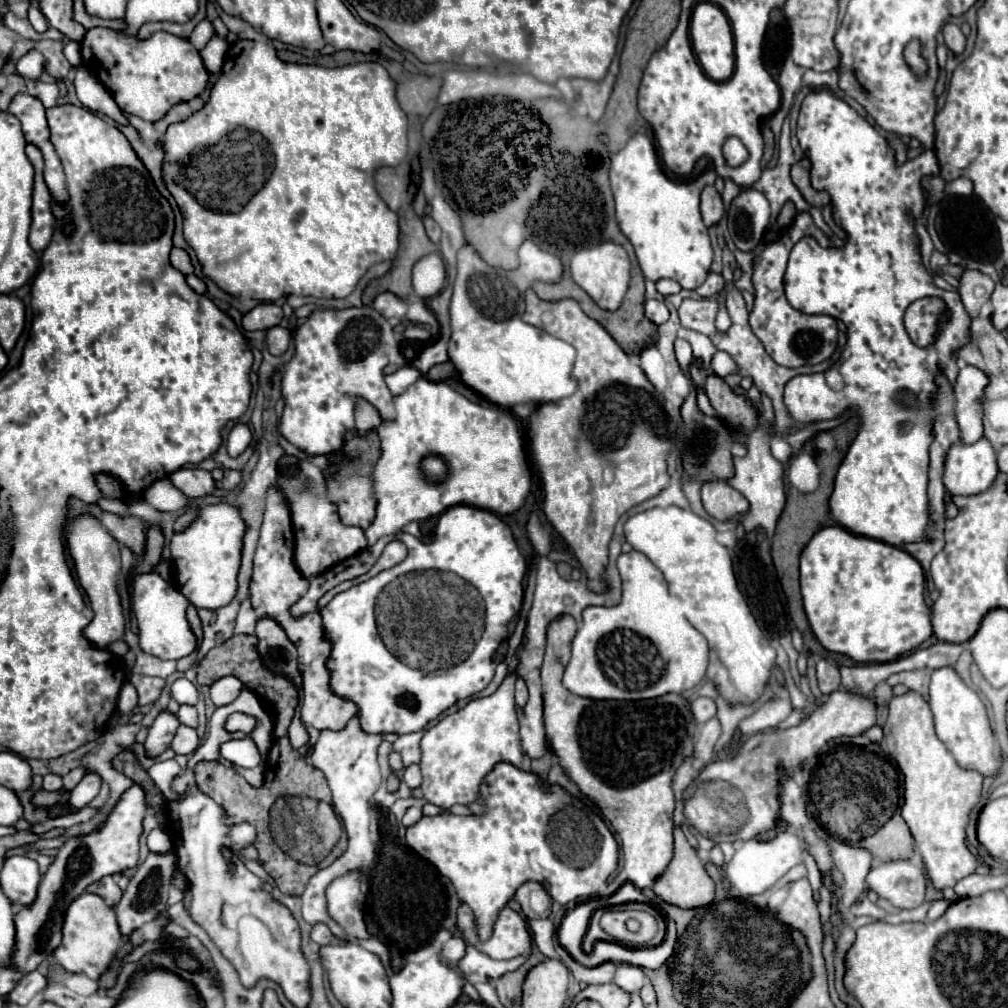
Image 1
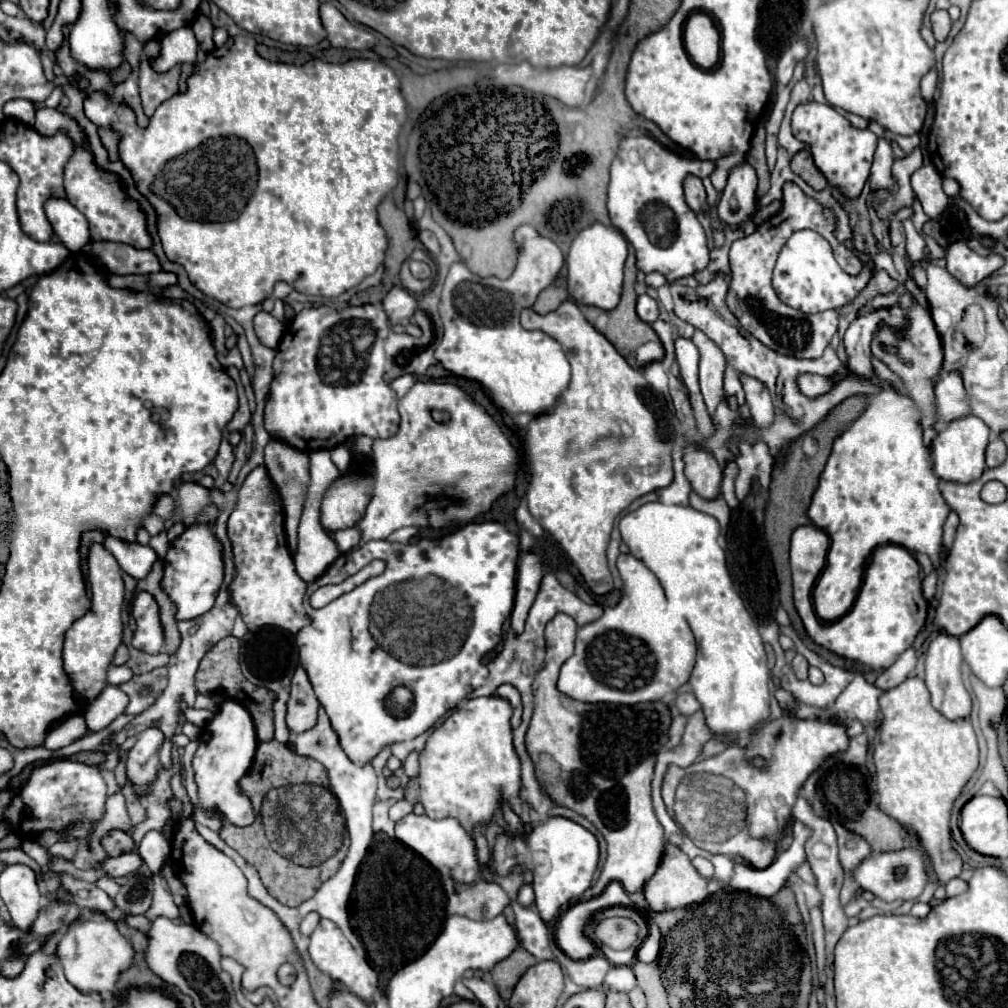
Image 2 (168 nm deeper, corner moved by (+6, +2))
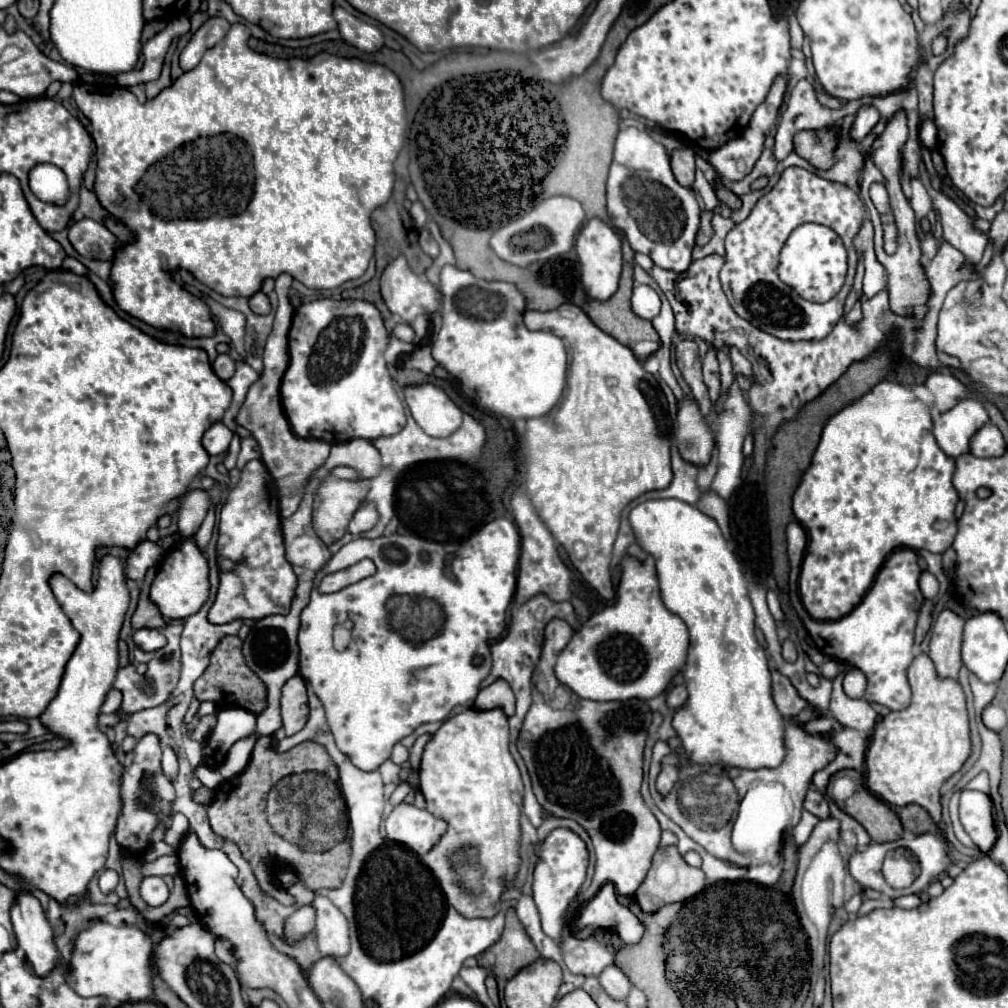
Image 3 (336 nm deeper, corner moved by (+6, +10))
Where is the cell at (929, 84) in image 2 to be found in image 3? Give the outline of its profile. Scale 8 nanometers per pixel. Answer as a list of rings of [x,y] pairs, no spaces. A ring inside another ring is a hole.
[[[925,118],[921,122],[921,128],[919,128],[919,140],[925,148],[935,148],[937,144],[937,130],[935,130],[935,124],[931,118]]]

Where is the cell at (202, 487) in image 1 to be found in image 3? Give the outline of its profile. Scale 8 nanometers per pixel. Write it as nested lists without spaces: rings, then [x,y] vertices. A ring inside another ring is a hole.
[[[189,490],[181,496],[181,506],[179,506],[179,534],[183,538],[193,536],[201,522],[205,520],[207,508],[211,500],[205,490]]]

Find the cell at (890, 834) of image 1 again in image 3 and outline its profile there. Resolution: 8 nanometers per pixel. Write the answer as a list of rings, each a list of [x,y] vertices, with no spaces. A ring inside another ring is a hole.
[[[865,788],[855,790],[855,794],[841,804],[841,810],[853,816],[873,842],[891,842],[903,834],[897,814]]]

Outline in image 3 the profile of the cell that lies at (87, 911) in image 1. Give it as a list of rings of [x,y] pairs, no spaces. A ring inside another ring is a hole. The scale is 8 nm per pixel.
[[[93,922],[79,930],[71,952],[71,968],[65,974],[67,984],[81,996],[105,996],[117,1002],[141,1002],[153,998],[151,988],[151,948],[147,934],[133,926],[111,926],[109,922]]]

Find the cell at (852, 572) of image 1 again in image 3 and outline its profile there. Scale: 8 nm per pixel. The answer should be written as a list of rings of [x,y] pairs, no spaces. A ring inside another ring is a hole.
[[[791,522],[787,526],[787,544],[789,544],[789,560],[791,560],[791,580],[789,580],[789,596],[791,604],[803,620],[809,636],[815,640],[817,648],[837,660],[849,662],[859,668],[869,684],[865,690],[865,700],[887,706],[889,710],[903,710],[909,706],[909,684],[905,678],[905,670],[913,662],[913,632],[917,614],[923,604],[923,594],[919,590],[919,560],[915,550],[897,548],[883,562],[877,572],[873,586],[865,594],[859,606],[855,606],[847,616],[833,622],[817,622],[809,616],[799,600],[797,578],[801,570],[801,562],[807,550],[807,534],[799,522]]]

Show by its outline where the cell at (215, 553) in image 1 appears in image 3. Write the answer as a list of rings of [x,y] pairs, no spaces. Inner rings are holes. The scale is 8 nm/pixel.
[[[185,538],[181,540],[177,550],[169,550],[165,556],[153,584],[151,584],[151,600],[159,606],[161,614],[171,620],[171,618],[187,618],[195,614],[205,600],[209,598],[209,564],[207,558],[203,556],[201,548],[197,546],[195,538]]]

